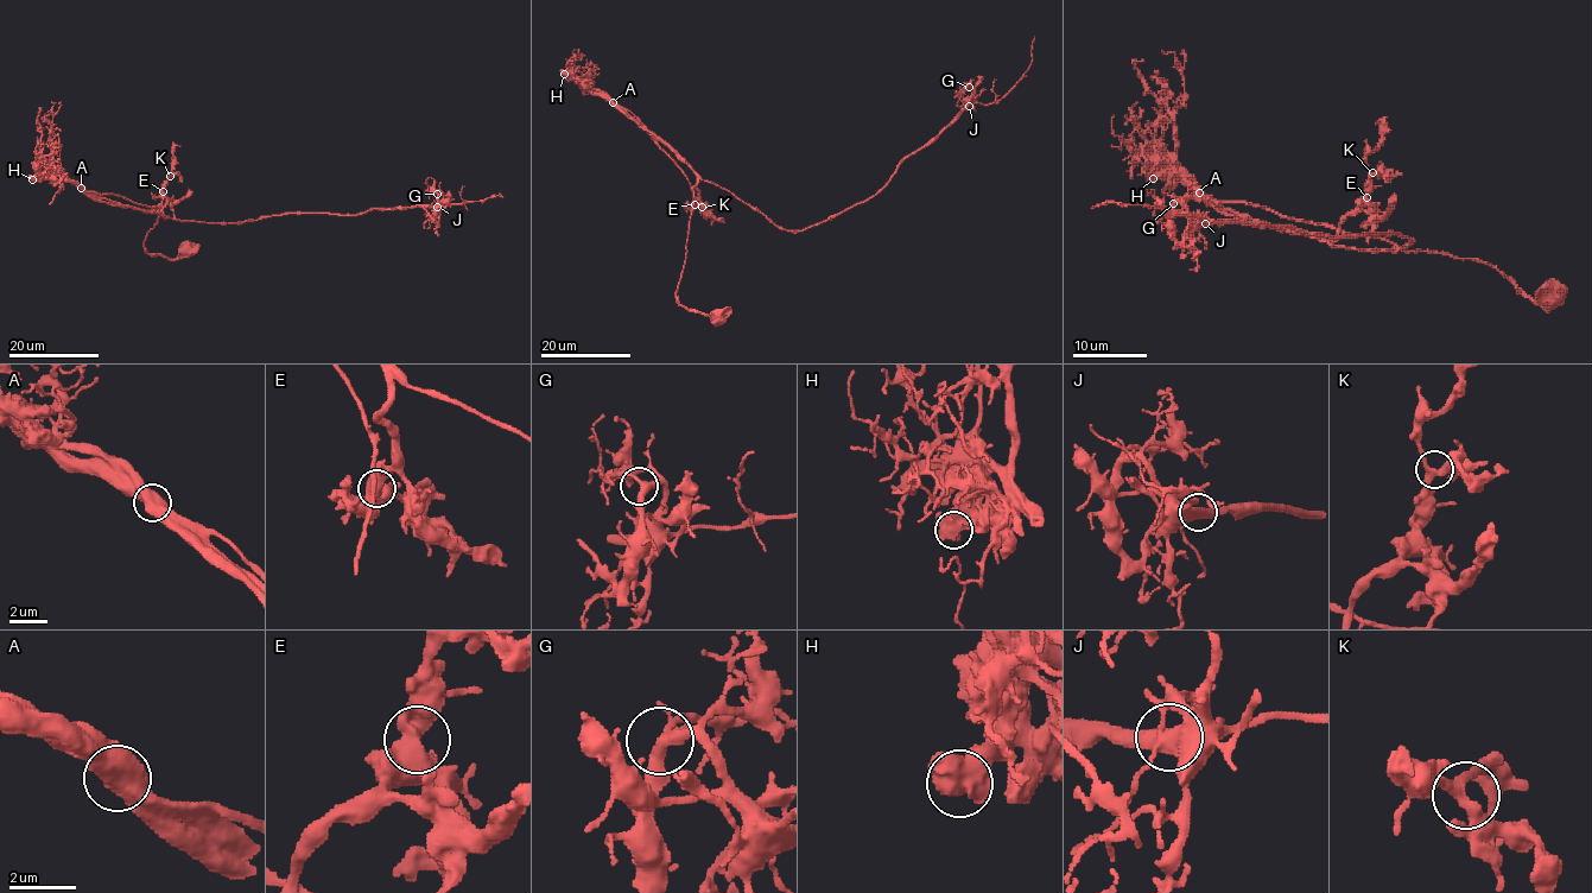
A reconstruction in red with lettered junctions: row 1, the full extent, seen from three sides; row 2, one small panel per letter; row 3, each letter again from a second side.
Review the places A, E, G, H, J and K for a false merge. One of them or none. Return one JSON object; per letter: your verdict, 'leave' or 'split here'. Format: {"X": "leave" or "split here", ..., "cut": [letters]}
{"A": "split here", "E": "leave", "G": "leave", "H": "leave", "J": "leave", "K": "leave", "cut": ["A"]}

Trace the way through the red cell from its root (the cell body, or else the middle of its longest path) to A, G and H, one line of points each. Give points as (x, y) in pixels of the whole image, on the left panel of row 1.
A: (186, 252), (167, 259), (146, 251), (145, 238), (162, 215), (156, 208), (115, 194), (86, 192), (81, 188)
G: (186, 252), (167, 259), (146, 251), (162, 211), (243, 222), (436, 206), (437, 194)
H: (186, 252), (167, 259), (146, 251), (145, 238), (162, 215), (156, 208), (88, 192), (58, 176), (32, 179)

